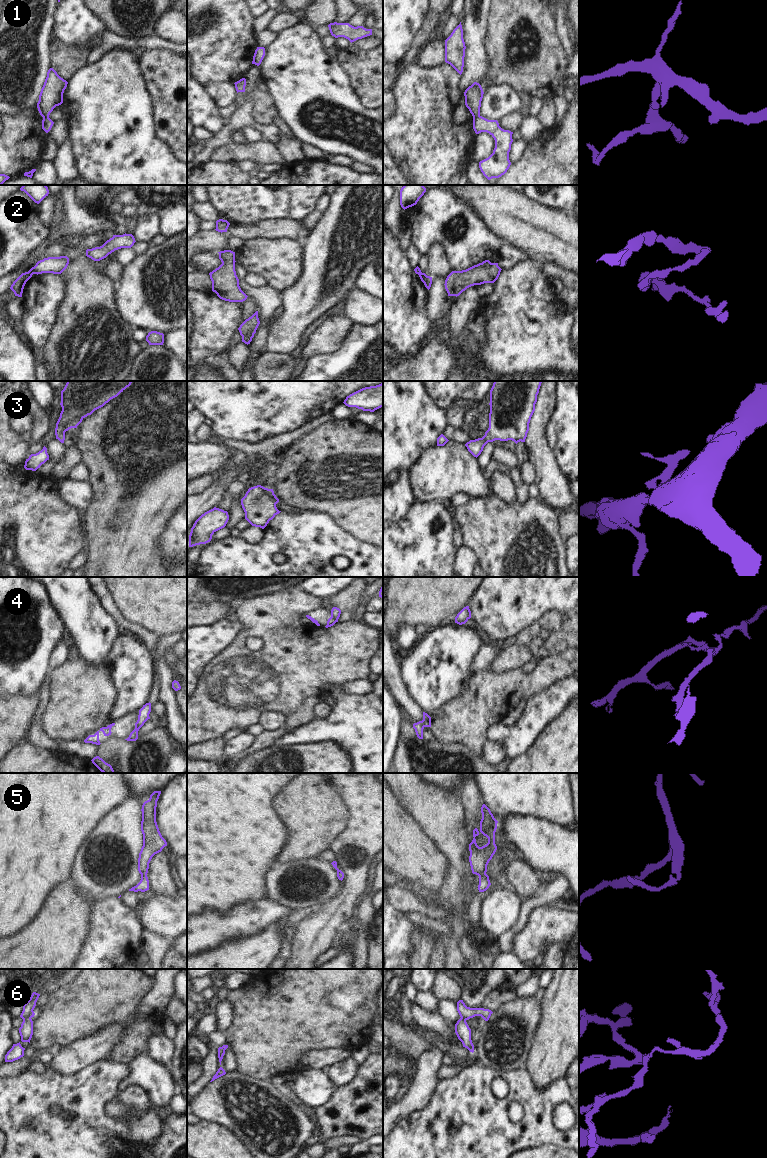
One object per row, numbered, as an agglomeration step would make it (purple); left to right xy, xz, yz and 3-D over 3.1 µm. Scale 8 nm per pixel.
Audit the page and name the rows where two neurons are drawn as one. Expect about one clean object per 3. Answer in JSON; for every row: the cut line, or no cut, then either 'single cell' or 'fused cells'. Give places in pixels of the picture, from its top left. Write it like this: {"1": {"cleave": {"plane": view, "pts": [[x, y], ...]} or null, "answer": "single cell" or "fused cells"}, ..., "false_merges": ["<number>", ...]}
{"1": {"cleave": {"plane": "yz", "pts": [[479, 115], [473, 118]]}, "answer": "fused cells"}, "2": {"cleave": {"plane": "xy", "pts": [[28, 271], [32, 274]]}, "answer": "fused cells"}, "3": {"cleave": null, "answer": "single cell"}, "4": {"cleave": {"plane": "xz", "pts": [[331, 615], [336, 621]]}, "answer": "fused cells"}, "5": {"cleave": null, "answer": "single cell"}, "6": {"cleave": {"plane": "xy", "pts": [[30, 1017], [23, 1020]]}, "answer": "fused cells"}, "false_merges": ["1", "2", "4", "6"]}

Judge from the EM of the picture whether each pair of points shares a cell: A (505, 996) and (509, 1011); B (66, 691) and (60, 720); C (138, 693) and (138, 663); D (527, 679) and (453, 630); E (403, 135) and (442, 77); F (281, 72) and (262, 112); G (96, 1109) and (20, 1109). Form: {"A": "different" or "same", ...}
{"A": "different", "B": "same", "C": "same", "D": "different", "E": "same", "F": "different", "G": "same"}

